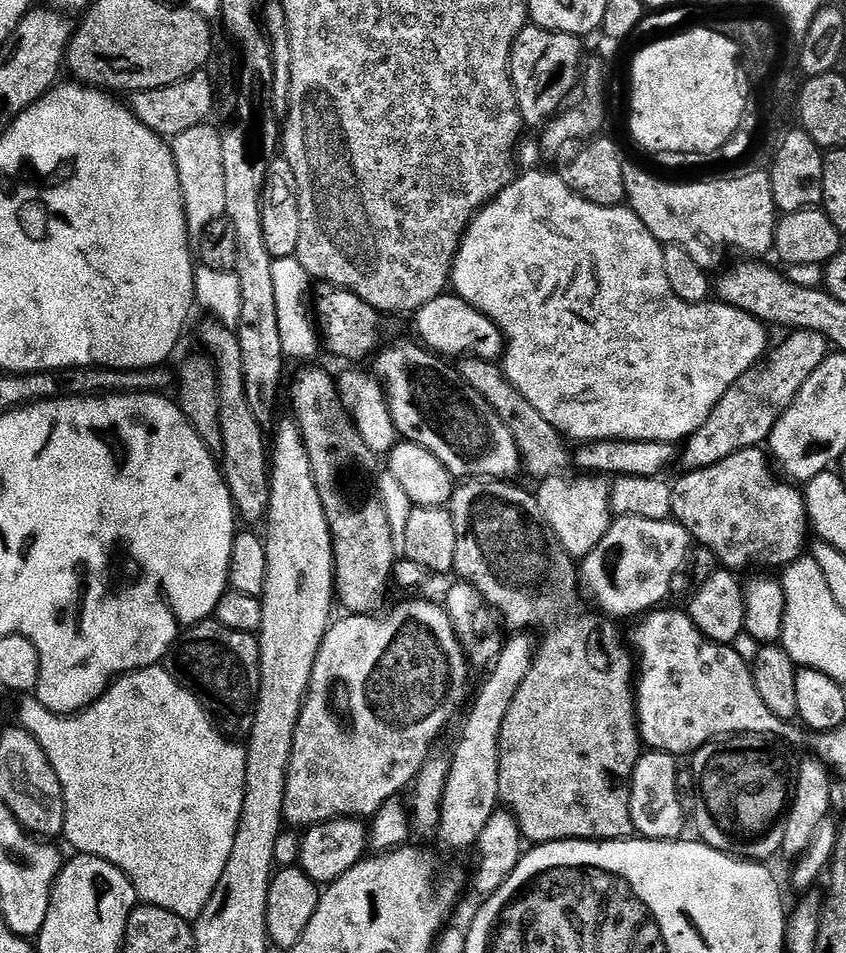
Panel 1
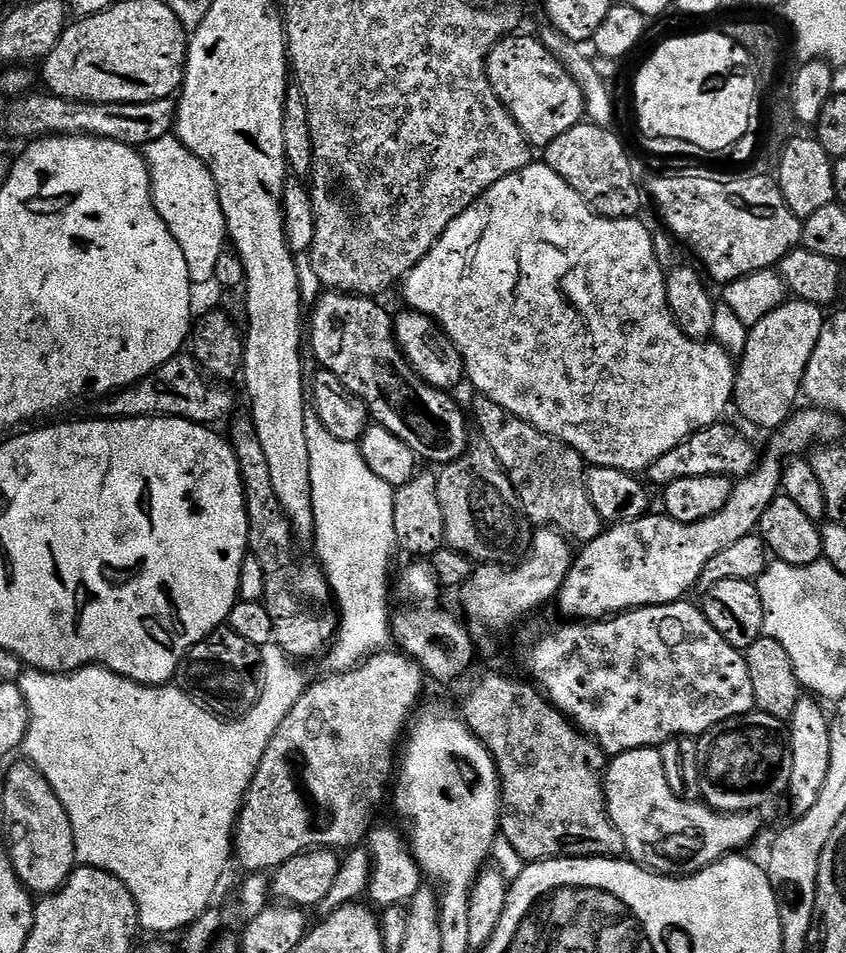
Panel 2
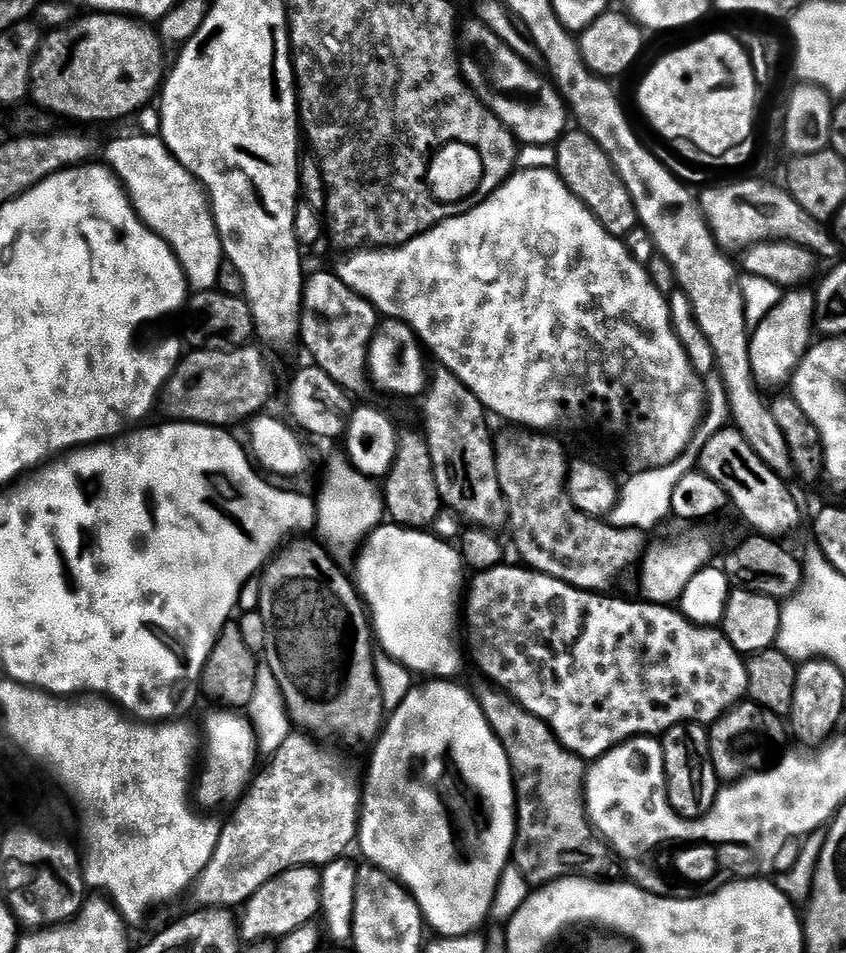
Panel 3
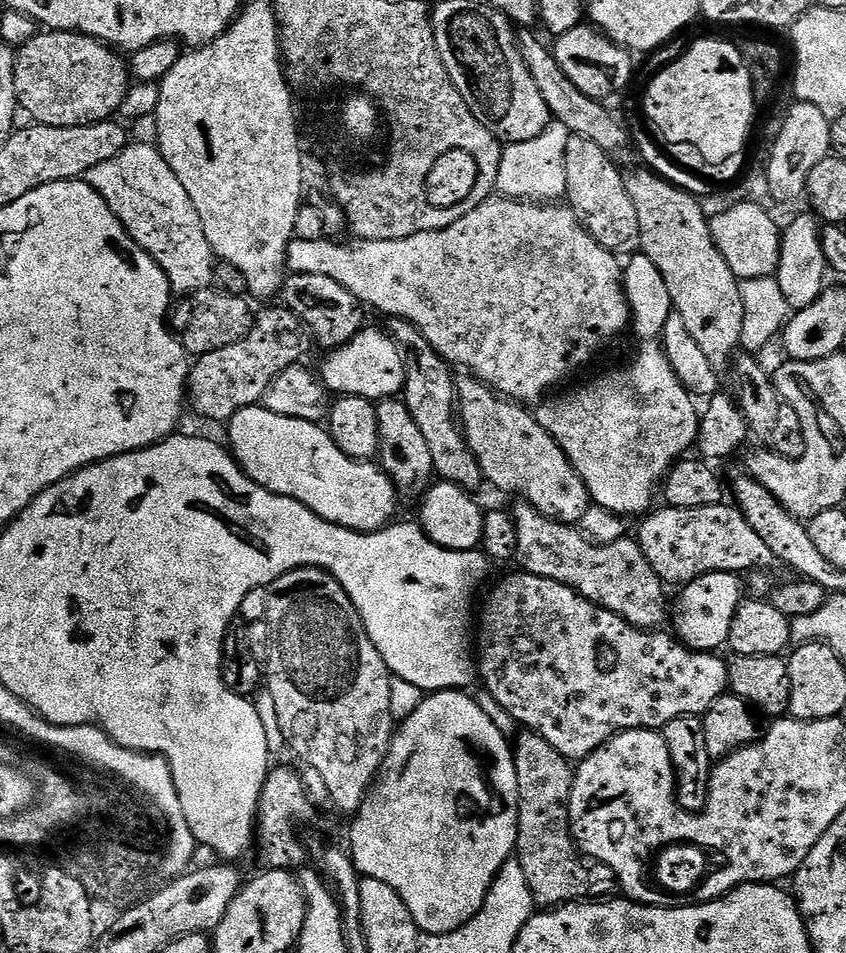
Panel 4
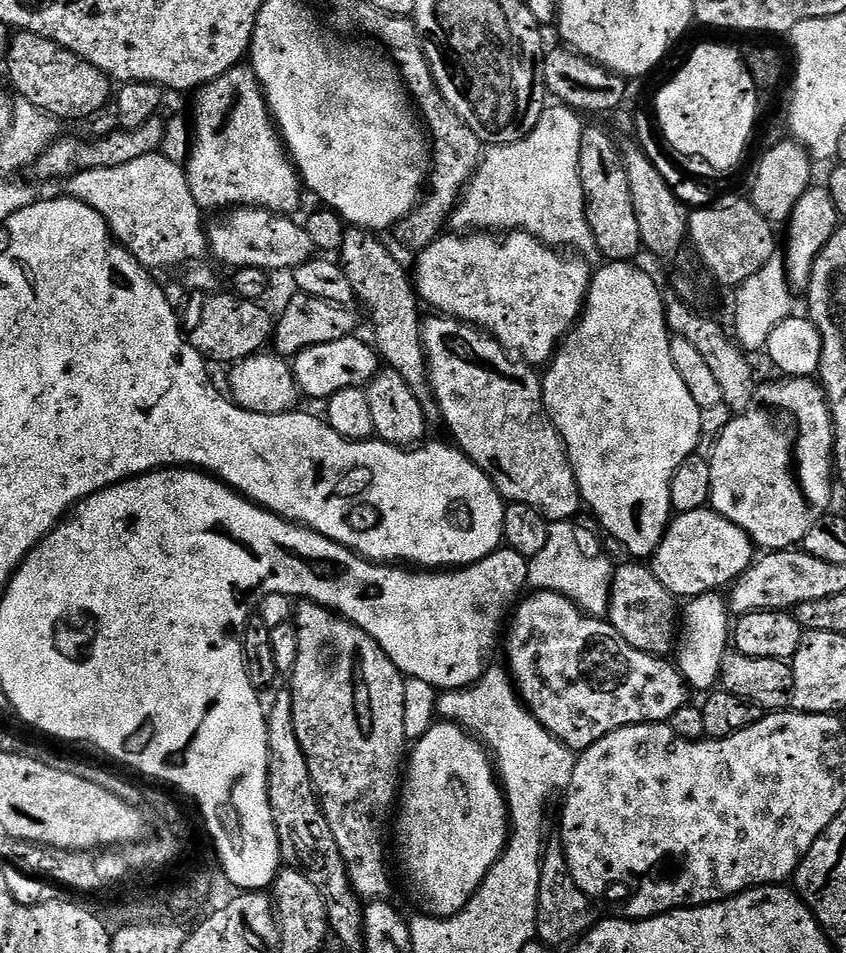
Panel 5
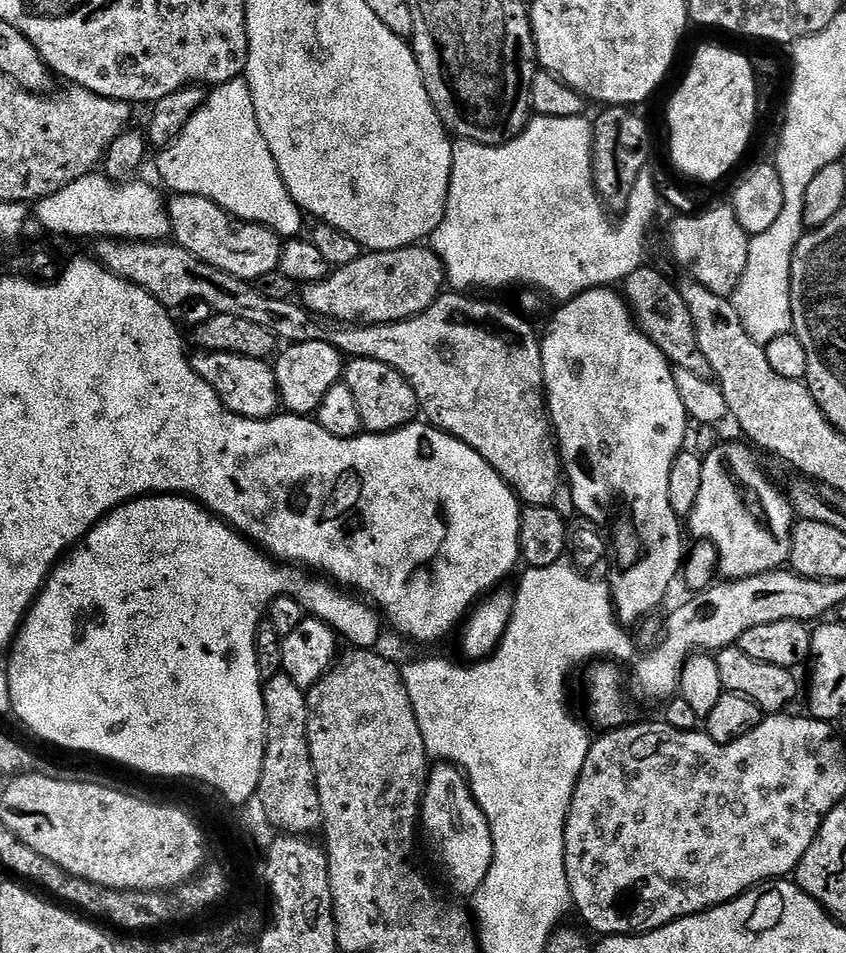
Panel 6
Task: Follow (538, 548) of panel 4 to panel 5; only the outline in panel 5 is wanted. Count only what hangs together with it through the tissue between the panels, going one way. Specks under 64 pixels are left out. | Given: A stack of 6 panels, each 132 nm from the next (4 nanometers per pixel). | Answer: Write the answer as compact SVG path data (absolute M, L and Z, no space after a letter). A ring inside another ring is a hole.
M638 562L628 563L632 564L622 567L619 565L613 571L613 581L609 587L609 606L606 613L608 622L627 645L633 646L636 650L642 650L643 653L650 653L652 656L667 657L673 653L677 641L678 606L676 610L675 597L659 584L649 567L642 568L638 565L641 563Z

